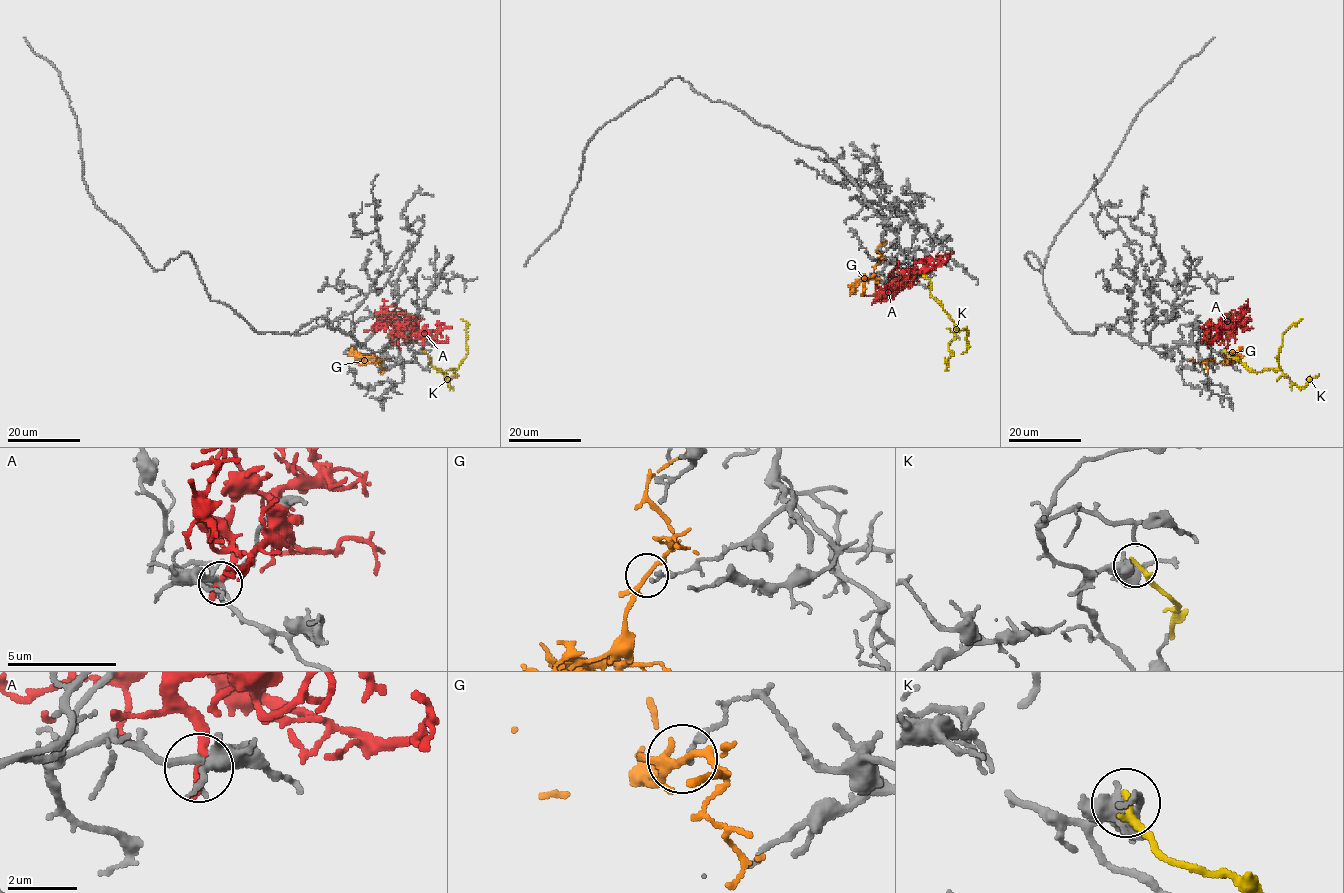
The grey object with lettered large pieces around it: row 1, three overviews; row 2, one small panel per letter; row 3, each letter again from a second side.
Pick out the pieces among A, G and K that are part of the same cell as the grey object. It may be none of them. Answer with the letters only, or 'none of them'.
none of them

